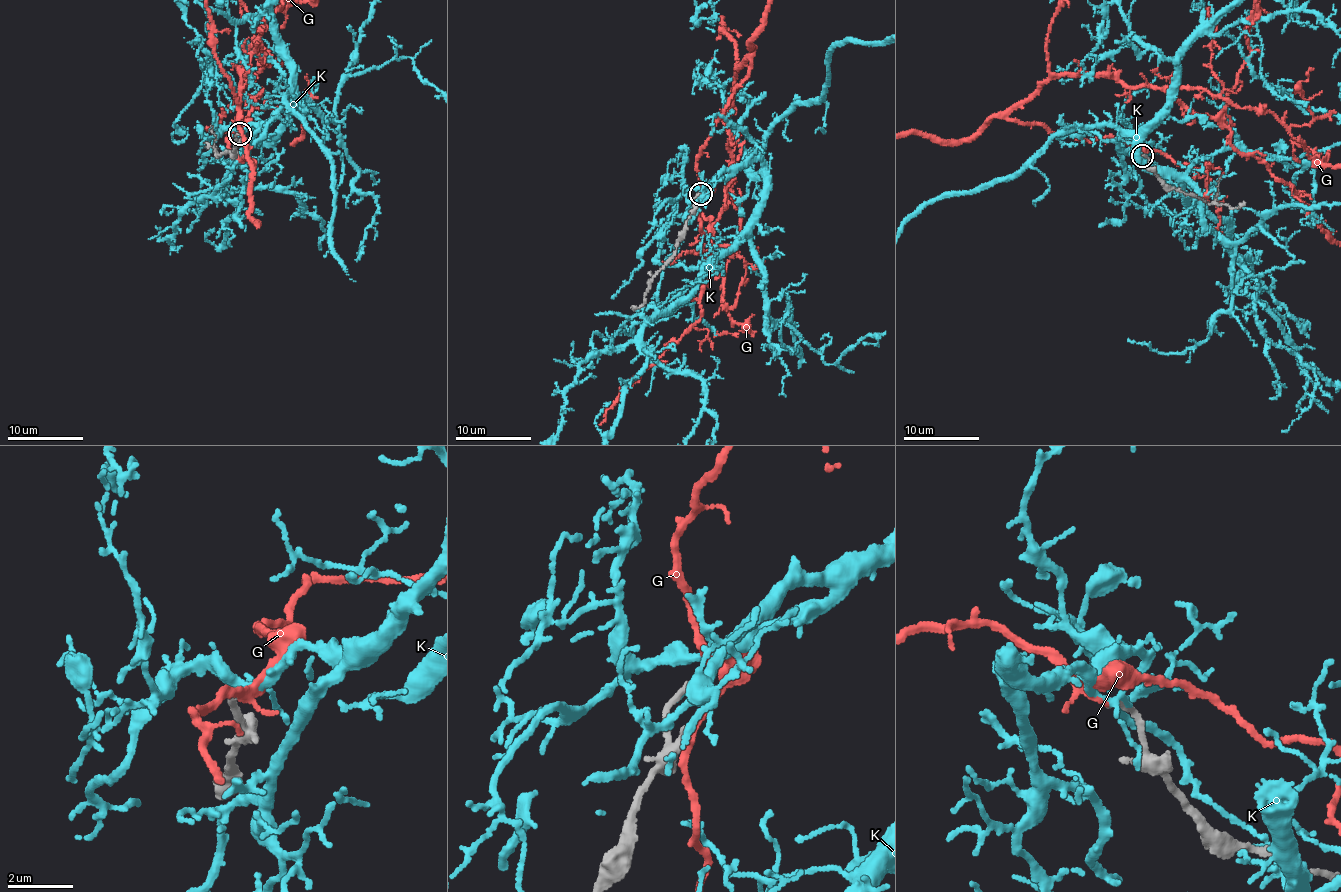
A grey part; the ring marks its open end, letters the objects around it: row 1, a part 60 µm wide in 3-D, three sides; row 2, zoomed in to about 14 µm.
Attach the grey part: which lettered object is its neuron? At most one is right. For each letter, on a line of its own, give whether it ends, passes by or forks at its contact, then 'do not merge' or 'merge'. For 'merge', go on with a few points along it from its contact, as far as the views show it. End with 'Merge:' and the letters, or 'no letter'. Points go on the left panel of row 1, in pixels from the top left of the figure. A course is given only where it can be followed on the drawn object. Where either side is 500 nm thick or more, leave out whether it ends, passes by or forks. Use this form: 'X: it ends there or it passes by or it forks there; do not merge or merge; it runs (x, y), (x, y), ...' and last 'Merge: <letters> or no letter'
G: it passes by; merge
K: it passes by; do not merge
Merge: G

